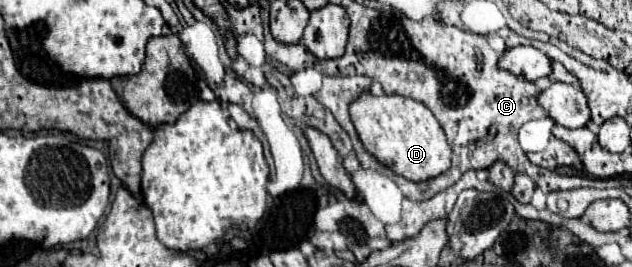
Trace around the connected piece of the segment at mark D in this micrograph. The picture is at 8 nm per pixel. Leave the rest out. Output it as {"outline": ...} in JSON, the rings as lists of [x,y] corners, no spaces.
{"outline":[[[367,91],[351,103],[349,111],[363,147],[393,173],[421,183],[435,179],[451,167],[451,147],[441,125],[425,105],[401,95],[375,97]]]}

